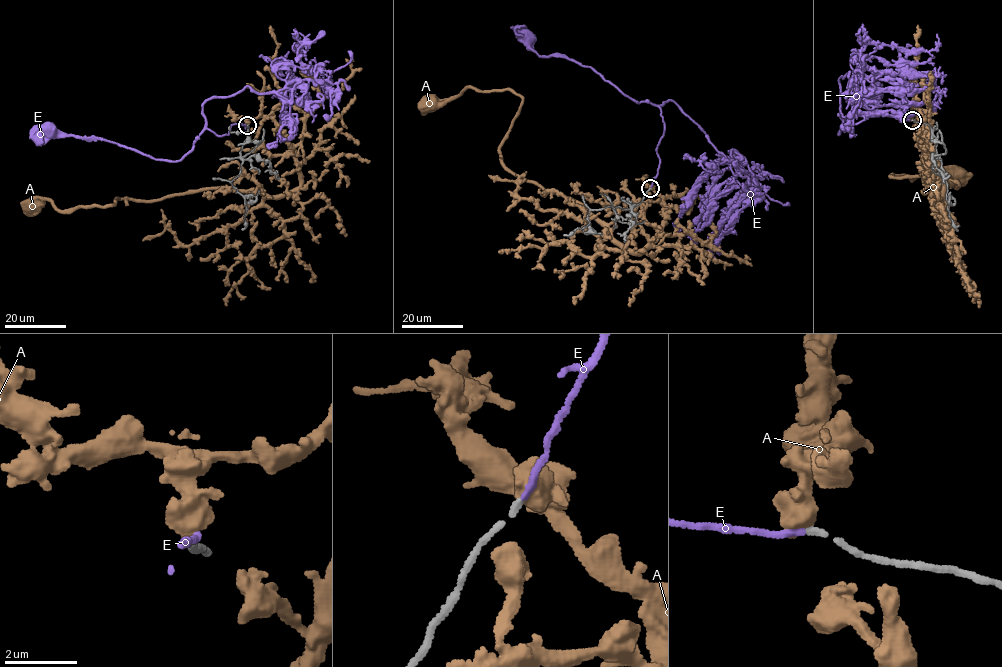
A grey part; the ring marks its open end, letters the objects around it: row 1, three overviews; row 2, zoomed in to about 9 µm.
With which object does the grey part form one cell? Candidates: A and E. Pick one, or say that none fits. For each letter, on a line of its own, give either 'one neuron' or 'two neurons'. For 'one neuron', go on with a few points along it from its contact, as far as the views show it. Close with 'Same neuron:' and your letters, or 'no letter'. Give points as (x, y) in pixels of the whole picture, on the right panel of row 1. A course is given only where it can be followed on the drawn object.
A: two neurons
E: one neuron | via (911, 120), (878, 113), (842, 116), (840, 107), (839, 134), (846, 116), (858, 105), (879, 99), (876, 89)
Same neuron: E

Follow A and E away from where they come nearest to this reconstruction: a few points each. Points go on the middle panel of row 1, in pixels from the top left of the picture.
A: (650, 189), (667, 209), (636, 253), (570, 199), (509, 171), (500, 144), (520, 96), (466, 86), (427, 102)
E: (650, 188), (664, 130), (660, 108), (636, 102), (590, 67), (558, 55), (538, 56), (529, 40)

